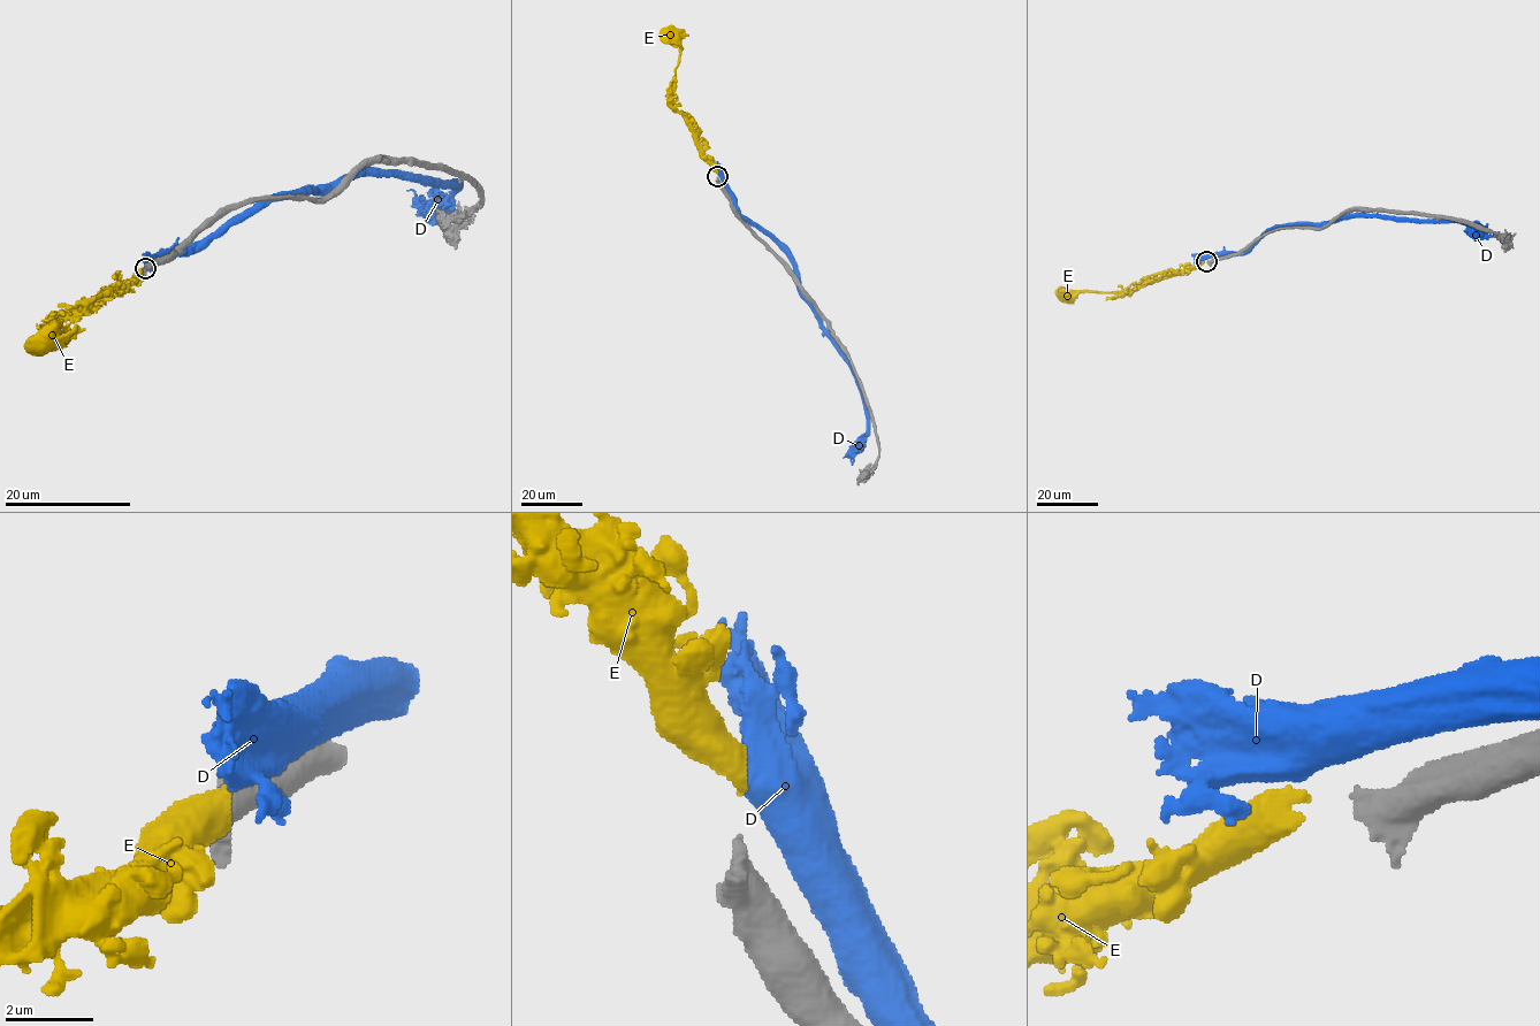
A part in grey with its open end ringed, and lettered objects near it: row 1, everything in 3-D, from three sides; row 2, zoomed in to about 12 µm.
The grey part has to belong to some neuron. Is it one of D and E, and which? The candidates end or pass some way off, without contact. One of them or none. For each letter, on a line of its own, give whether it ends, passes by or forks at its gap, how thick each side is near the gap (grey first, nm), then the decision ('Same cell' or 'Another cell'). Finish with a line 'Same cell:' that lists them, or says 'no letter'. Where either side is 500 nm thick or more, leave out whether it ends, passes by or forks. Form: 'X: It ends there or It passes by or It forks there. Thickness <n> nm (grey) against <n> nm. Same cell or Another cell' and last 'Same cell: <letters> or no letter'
D: Thickness 440 nm (grey) against 750 nm. Another cell
E: It ends there. Thickness 440 nm (grey) against 440 nm. Same cell
Same cell: E

